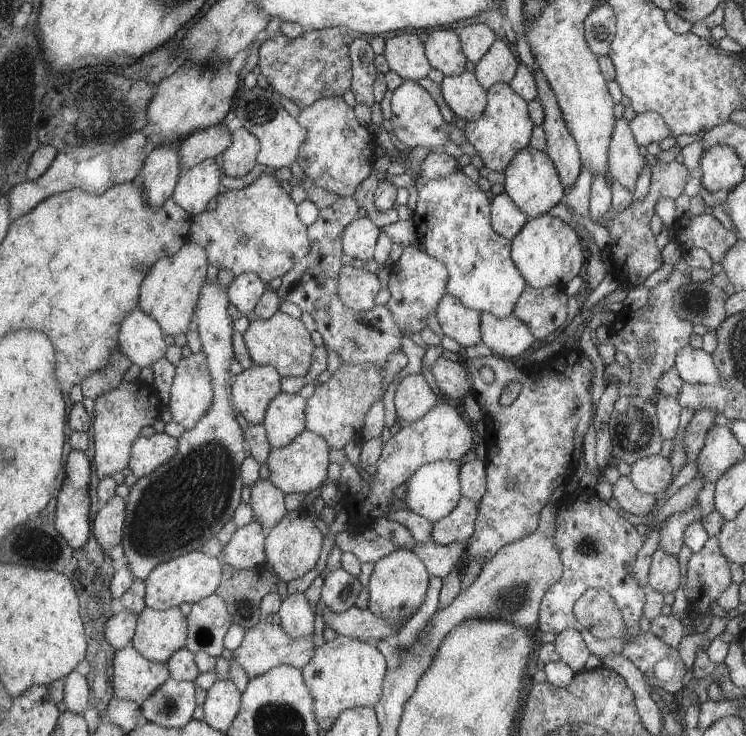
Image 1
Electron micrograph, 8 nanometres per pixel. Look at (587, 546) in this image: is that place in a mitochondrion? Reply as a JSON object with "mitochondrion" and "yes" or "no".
{"mitochondrion":"yes"}

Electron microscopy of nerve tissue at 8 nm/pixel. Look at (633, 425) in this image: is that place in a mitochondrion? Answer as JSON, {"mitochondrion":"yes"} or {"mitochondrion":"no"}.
{"mitochondrion":"yes"}

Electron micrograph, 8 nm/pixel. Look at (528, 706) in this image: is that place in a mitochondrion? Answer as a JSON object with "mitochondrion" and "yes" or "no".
{"mitochondrion":"no"}

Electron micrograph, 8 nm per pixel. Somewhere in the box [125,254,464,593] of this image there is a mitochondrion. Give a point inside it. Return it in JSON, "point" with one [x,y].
{"point":[196,491]}

